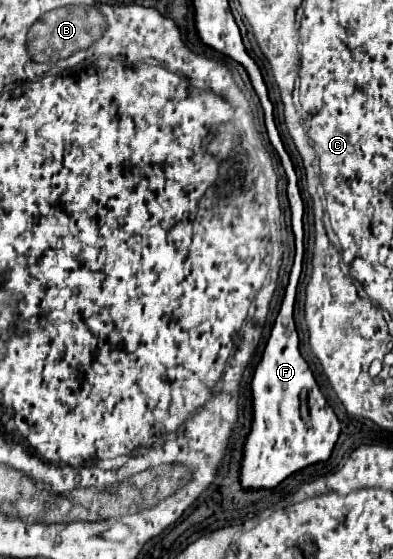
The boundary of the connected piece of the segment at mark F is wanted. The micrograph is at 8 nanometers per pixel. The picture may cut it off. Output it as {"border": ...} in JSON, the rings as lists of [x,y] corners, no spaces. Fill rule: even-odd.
{"border":[[[266,127],[266,129],[268,129],[270,143],[276,149],[286,174],[286,192],[290,211],[292,211],[295,256],[292,271],[290,271],[290,279],[288,279],[288,285],[286,285],[286,291],[284,291],[280,313],[274,321],[270,339],[264,347],[262,359],[256,365],[254,375],[252,375],[252,383],[250,383],[250,389],[252,389],[252,425],[250,425],[250,433],[244,441],[244,457],[240,461],[240,475],[238,475],[240,485],[242,485],[244,491],[272,489],[292,473],[296,473],[296,471],[300,471],[308,465],[328,461],[328,457],[332,455],[332,449],[338,441],[338,435],[340,435],[340,421],[338,421],[336,413],[332,411],[332,407],[328,405],[326,397],[322,395],[308,363],[304,361],[304,357],[300,355],[300,349],[298,349],[300,341],[298,341],[298,333],[296,333],[296,327],[294,327],[292,311],[294,311],[296,285],[298,285],[298,279],[300,279],[300,273],[302,273],[302,263],[304,263],[304,201],[302,201],[302,195],[300,194],[296,169],[292,165],[290,155],[284,149],[278,127]],[[302,391],[306,391],[306,415],[302,413],[302,407],[304,407]]]}

